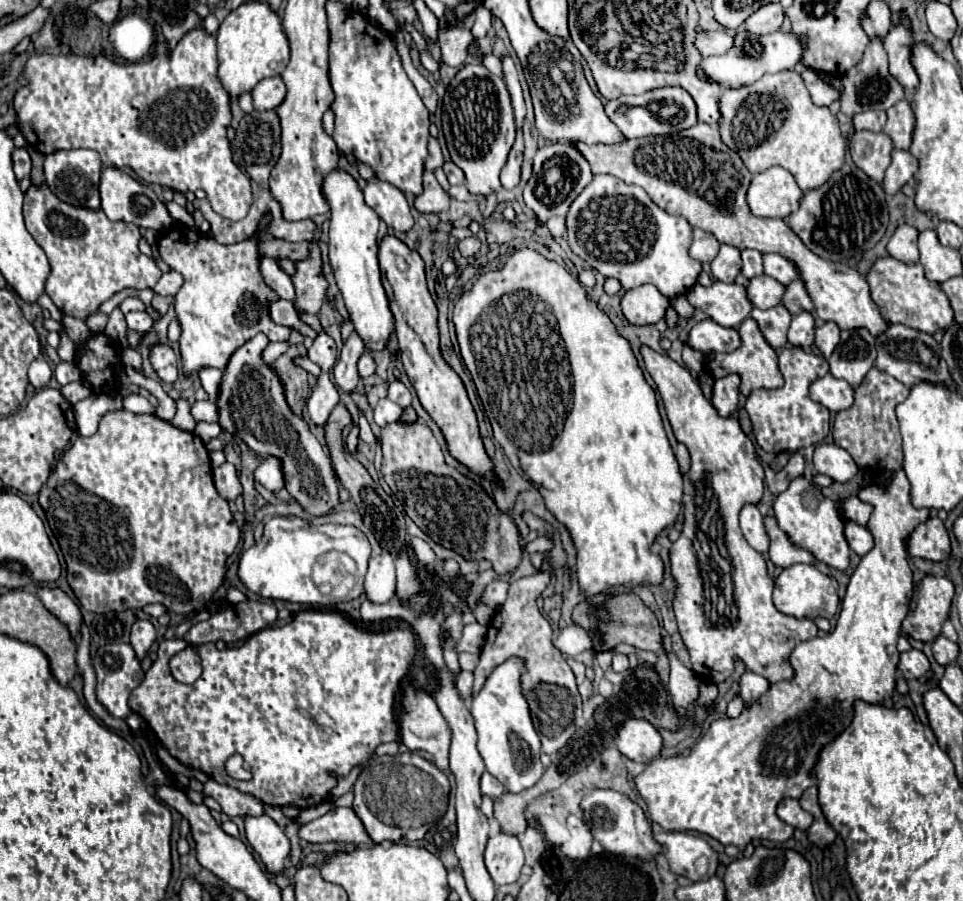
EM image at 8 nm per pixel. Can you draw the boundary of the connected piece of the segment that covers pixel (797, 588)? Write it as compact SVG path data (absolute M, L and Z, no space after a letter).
M791 565L781 571L775 579L773 589L773 605L777 611L795 617L795 619L817 619L825 617L831 619L839 609L839 595L837 595L837 581L825 573L821 573L815 565Z

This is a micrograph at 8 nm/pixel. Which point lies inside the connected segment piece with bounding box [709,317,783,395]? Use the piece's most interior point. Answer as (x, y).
(755, 361)

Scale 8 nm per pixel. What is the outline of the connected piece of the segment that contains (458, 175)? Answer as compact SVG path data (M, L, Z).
M447 161L447 163L443 165L443 171L445 171L445 175L447 175L447 179L449 179L451 185L465 183L465 175L463 175L463 171L461 171L453 161Z

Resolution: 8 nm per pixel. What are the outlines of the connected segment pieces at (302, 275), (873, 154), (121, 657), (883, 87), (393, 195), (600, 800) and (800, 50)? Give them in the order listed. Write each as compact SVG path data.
M311 243L311 257L307 261L297 263L293 285L295 285L297 311L307 311L315 315L327 293L327 281L321 275L321 257L319 257L319 249L315 243Z
M857 131L849 139L849 151L853 163L873 181L883 183L885 171L891 165L893 141L885 133L873 131Z
M107 643L103 647L99 647L99 651L93 657L93 667L97 673L97 687L95 687L95 695L97 701L113 715L119 719L125 719L131 709L127 705L131 691L143 681L143 669L141 663L133 651L131 645L125 643Z
M881 37L871 39L871 43L865 49L863 59L853 65L843 77L841 77L843 93L841 93L841 111L845 115L855 115L861 111L887 111L893 107L897 101L905 99L905 89L903 85L889 73L889 63L887 63L887 53L883 51Z
M373 179L365 185L365 203L391 227L395 233L407 233L413 229L413 215L411 207L397 187L391 183L383 183Z
M595 789L581 801L581 809L585 813L585 823L589 825L593 837L609 853L639 857L639 859L655 859L657 853L661 853L661 847L653 837L649 819L645 817L643 809L627 795L621 795L611 789Z
M775 31L763 37L749 35L749 33L737 33L735 35L735 47L731 51L719 55L719 57L707 57L703 59L699 67L699 77L711 81L717 81L721 87L741 87L741 85L751 85L757 79L761 79L765 73L777 73L783 69L793 69L797 63L803 61L807 49L807 39L797 33L783 33Z

